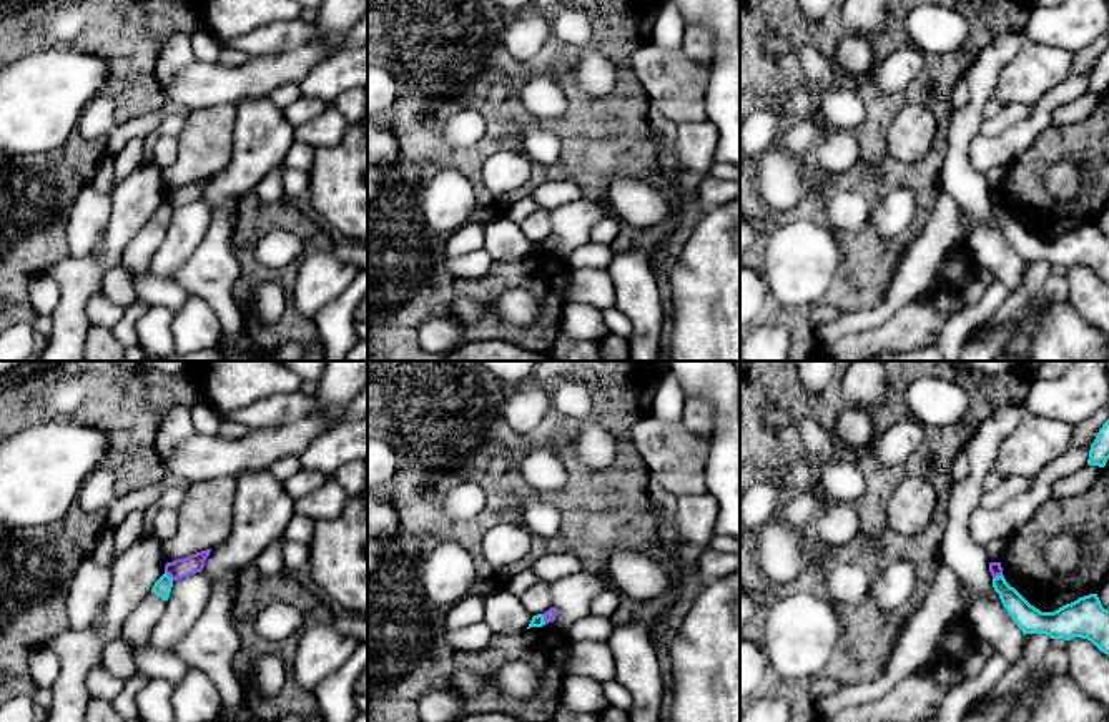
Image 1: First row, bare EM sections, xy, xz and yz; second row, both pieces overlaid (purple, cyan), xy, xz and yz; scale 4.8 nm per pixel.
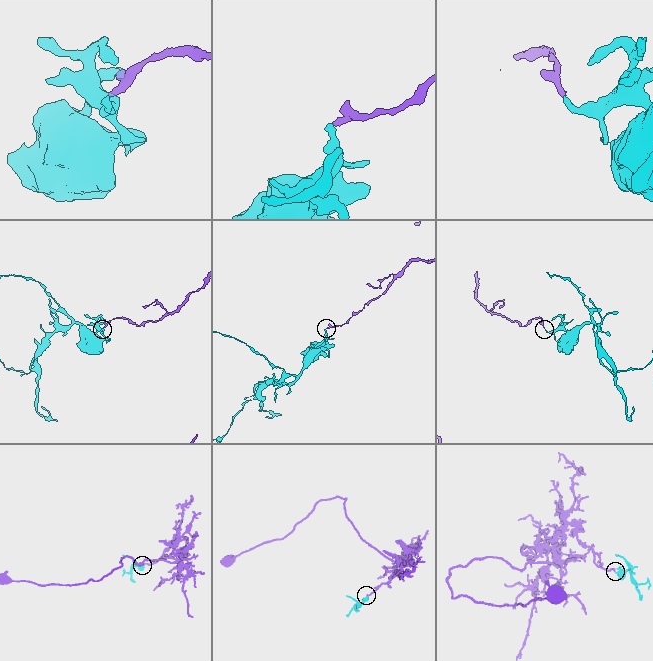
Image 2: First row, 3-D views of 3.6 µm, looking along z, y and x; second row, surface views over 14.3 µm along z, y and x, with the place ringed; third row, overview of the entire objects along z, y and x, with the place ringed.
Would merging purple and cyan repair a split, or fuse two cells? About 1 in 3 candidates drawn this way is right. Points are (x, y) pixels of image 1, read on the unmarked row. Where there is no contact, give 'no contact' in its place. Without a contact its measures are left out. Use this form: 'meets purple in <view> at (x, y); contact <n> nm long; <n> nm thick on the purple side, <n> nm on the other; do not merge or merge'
meets purple in yz at (996, 203); contact 60 nm long; 60 nm thick on the purple side, 120 nm on the other; do not merge

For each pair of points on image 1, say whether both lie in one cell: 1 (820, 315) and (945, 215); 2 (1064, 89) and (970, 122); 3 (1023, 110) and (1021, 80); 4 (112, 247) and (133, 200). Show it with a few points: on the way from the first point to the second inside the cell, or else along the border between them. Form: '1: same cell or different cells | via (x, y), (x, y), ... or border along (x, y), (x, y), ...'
1: different cells | border along (842, 313), (817, 328)
2: different cells | border along (978, 133), (968, 150), (968, 162), (978, 173)
3: different cells | border along (1033, 102), (1008, 102), (1003, 107)
4: same cell | via (118, 235), (130, 212)

